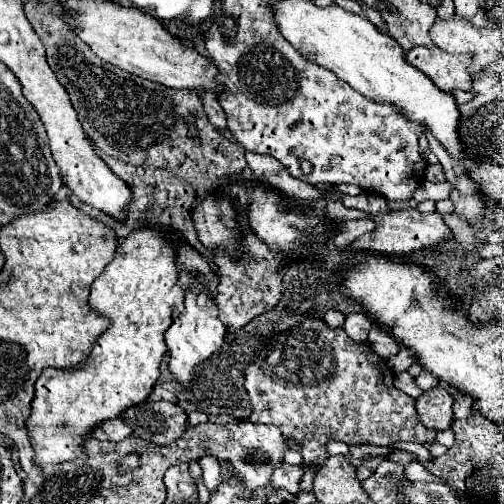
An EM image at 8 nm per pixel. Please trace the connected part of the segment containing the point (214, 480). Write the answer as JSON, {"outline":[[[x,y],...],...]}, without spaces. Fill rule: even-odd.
{"outline":[[[205,455],[205,457],[199,457],[199,467],[203,471],[203,479],[205,479],[205,487],[209,491],[213,491],[217,485],[219,485],[219,475],[221,475],[221,463],[217,457],[211,457],[211,455]]]}

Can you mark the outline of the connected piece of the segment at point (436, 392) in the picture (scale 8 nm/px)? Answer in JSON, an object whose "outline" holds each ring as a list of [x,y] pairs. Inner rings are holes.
{"outline":[[[439,385],[427,389],[415,401],[419,419],[431,429],[449,429],[453,421],[453,397]]]}

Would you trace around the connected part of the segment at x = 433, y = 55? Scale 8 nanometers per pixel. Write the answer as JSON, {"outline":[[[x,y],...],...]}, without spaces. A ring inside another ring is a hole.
{"outline":[[[431,45],[431,47],[413,47],[405,55],[411,65],[415,65],[419,71],[423,71],[431,81],[443,89],[461,89],[471,91],[473,87],[473,75],[469,71],[471,67],[471,55],[457,55],[457,53],[445,53],[443,49]]]}

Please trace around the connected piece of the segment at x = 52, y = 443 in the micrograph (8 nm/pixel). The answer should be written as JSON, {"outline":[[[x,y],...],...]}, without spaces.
{"outline":[[[137,229],[133,231],[115,251],[115,259],[111,265],[105,267],[103,275],[99,275],[93,285],[91,285],[91,295],[89,295],[89,305],[105,319],[109,319],[107,331],[103,331],[87,357],[85,363],[79,367],[69,367],[67,369],[55,369],[47,367],[37,383],[35,383],[35,399],[31,405],[31,415],[27,419],[27,431],[31,445],[35,449],[35,465],[57,465],[65,461],[75,461],[83,459],[87,455],[85,451],[85,439],[91,437],[91,431],[107,421],[107,419],[117,419],[123,415],[133,405],[143,403],[157,377],[159,377],[159,367],[161,361],[167,353],[165,345],[165,331],[173,323],[173,309],[183,309],[183,289],[177,287],[177,271],[175,271],[175,247],[171,245],[169,233],[163,233],[159,229]]]}

